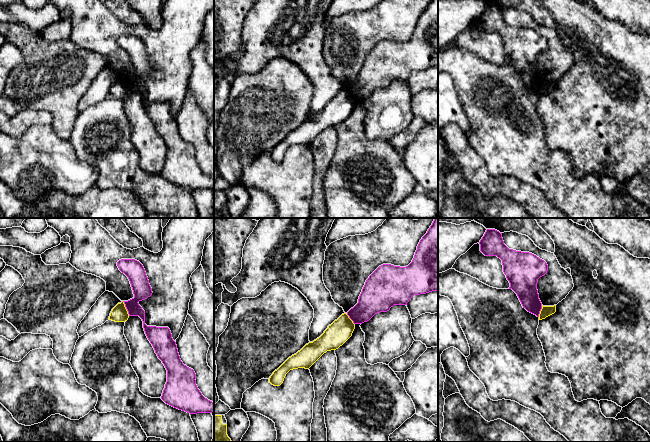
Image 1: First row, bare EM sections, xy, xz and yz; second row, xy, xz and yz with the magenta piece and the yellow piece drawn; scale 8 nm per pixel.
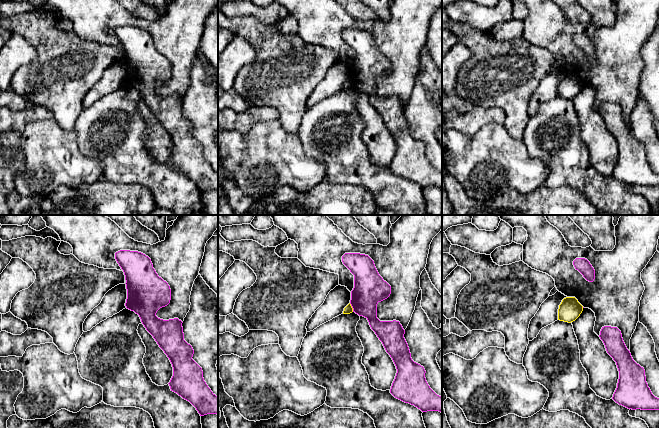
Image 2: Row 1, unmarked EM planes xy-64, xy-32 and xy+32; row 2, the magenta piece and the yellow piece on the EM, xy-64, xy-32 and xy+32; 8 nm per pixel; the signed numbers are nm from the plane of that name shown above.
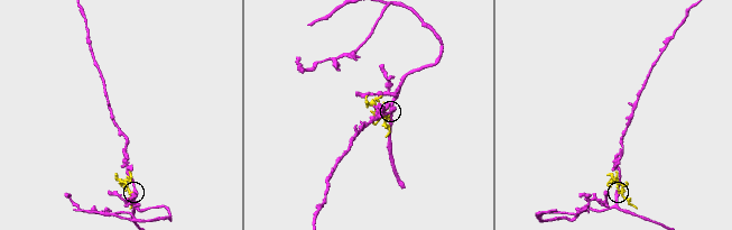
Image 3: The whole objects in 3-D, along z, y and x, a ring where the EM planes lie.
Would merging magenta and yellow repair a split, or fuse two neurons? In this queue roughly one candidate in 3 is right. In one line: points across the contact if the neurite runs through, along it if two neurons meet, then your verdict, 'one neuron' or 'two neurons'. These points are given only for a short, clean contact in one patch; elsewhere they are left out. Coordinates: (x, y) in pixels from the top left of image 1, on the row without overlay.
along xy (122, 77), (129, 91) | two neurons

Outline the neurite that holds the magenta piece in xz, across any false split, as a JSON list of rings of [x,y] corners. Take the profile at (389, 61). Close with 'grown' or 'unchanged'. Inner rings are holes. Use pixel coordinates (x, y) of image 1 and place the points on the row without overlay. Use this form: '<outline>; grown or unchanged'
[[[432,0],[422,13],[408,42],[379,42],[366,56],[358,79],[347,88],[347,91],[354,100],[362,100],[377,89],[389,87],[394,81],[407,81],[414,71],[432,67],[438,67],[438,0]]]; unchanged

